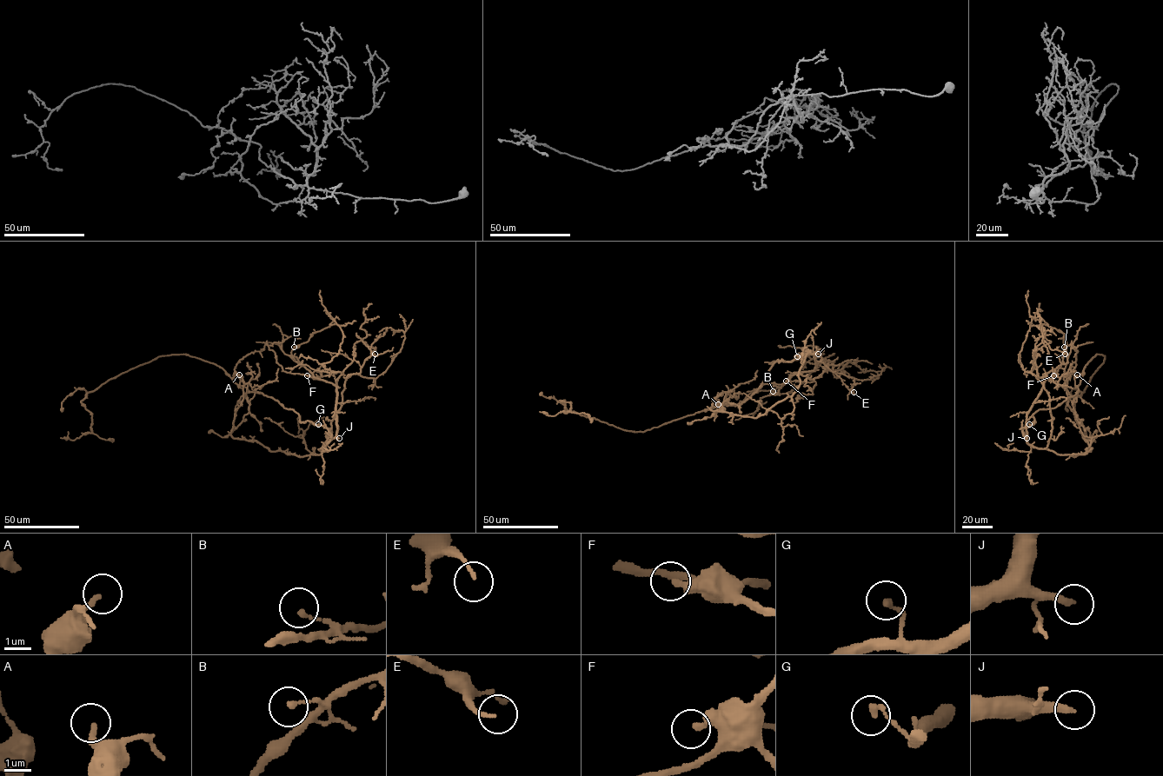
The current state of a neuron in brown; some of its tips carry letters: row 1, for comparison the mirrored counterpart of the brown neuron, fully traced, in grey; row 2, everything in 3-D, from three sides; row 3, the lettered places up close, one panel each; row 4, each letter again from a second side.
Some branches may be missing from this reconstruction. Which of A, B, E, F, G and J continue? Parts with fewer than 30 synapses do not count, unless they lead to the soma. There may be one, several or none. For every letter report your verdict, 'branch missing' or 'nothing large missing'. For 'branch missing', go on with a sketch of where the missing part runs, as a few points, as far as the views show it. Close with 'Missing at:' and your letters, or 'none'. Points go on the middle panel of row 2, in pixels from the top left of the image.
A: nothing large missing
B: nothing large missing
E: nothing large missing
F: nothing large missing
G: nothing large missing
J: branch missing; missing branch runs (818, 354), (855, 351), (869, 342), (898, 337), (908, 331), (921, 335), (931, 328)
Missing at: J

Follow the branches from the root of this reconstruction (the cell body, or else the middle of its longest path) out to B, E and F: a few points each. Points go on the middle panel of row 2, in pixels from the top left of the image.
B: (779, 361), (800, 359), (807, 349), (815, 353), (814, 370), (794, 372), (777, 394), (770, 394), (773, 391)
E: (779, 361), (808, 349), (800, 373), (812, 379), (850, 361), (840, 370), (853, 378), (853, 392)
F: (779, 361), (800, 359), (807, 349), (815, 353), (814, 370), (795, 374), (786, 381)

